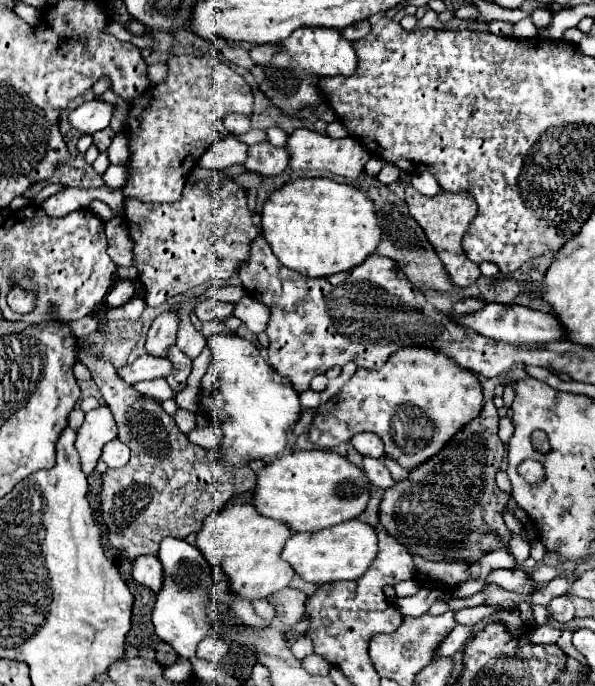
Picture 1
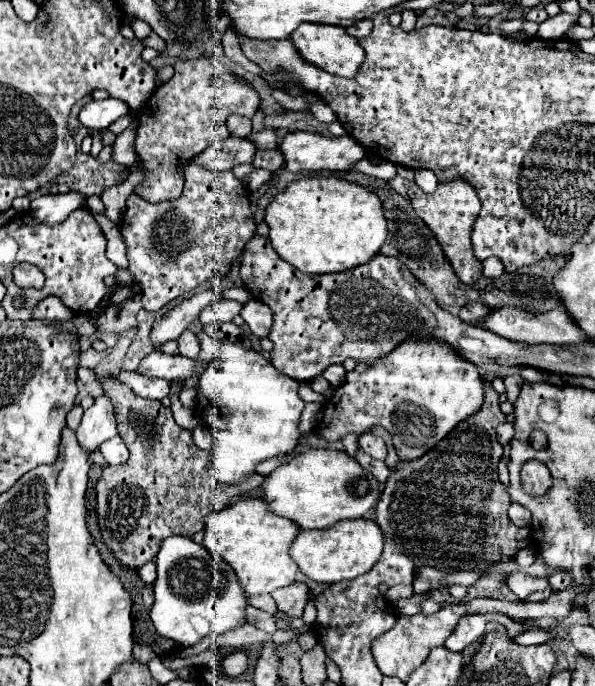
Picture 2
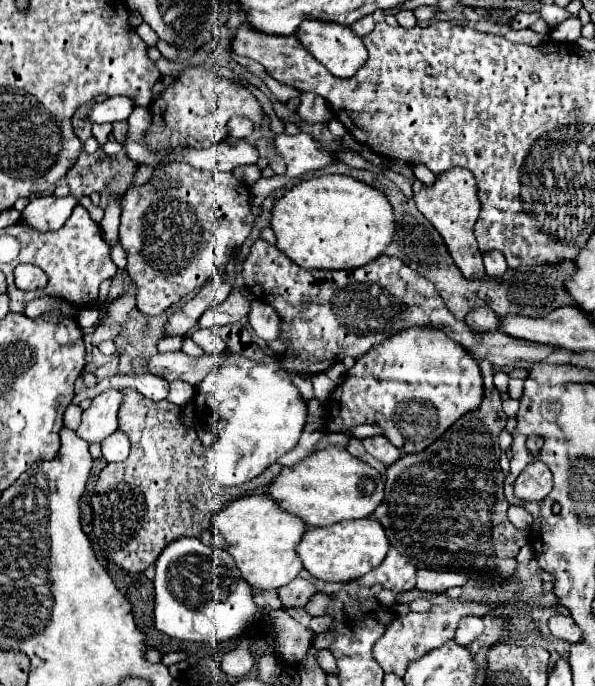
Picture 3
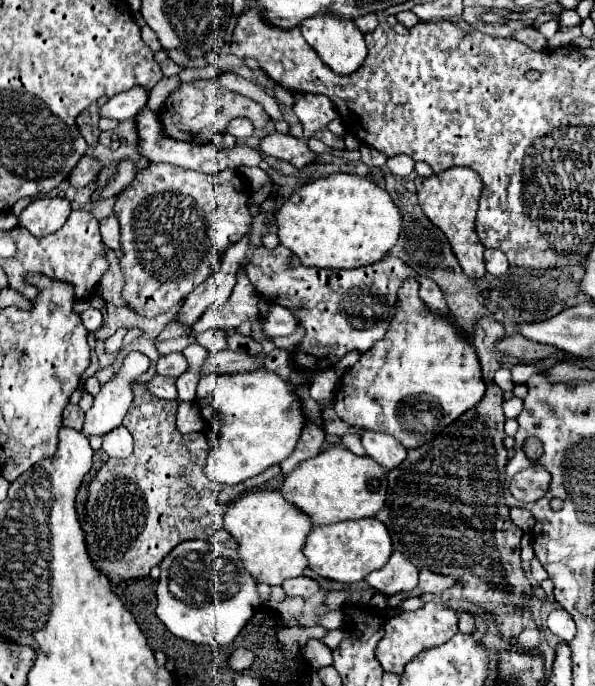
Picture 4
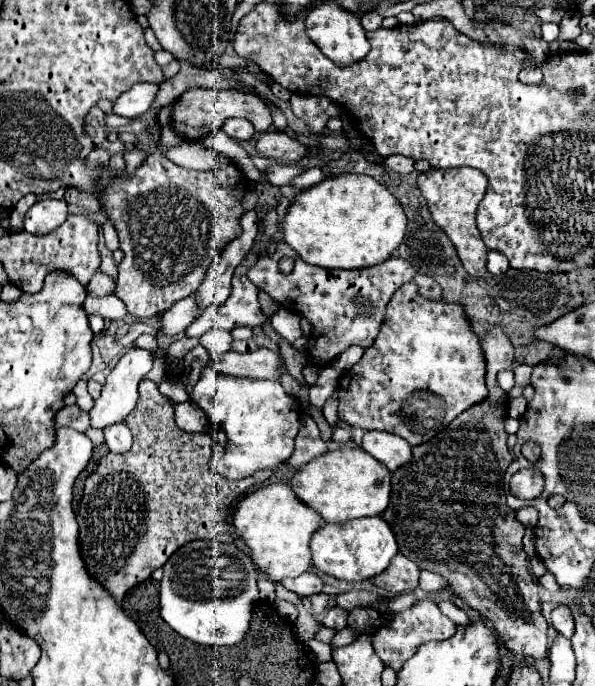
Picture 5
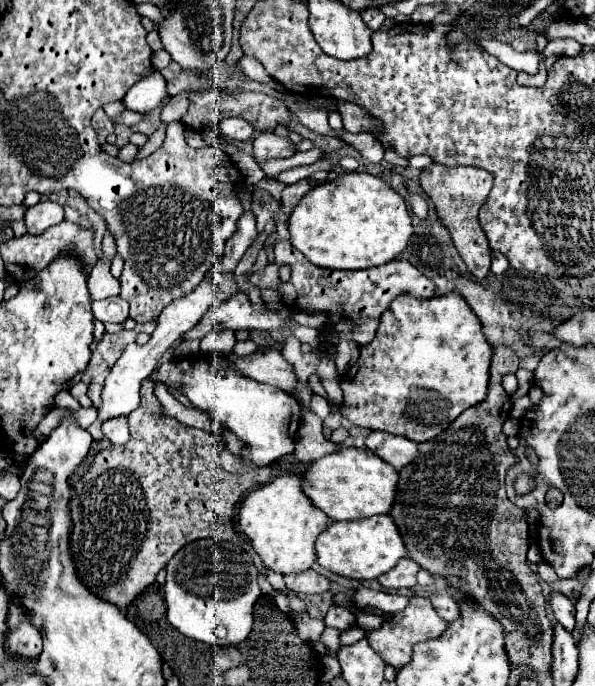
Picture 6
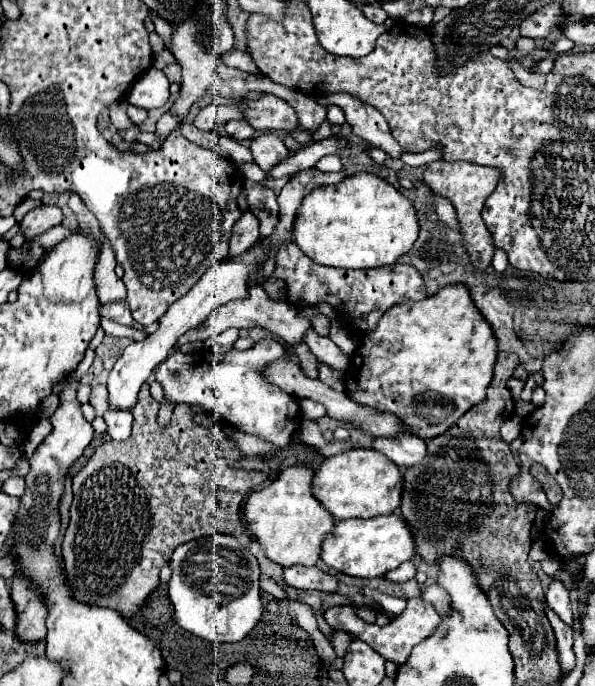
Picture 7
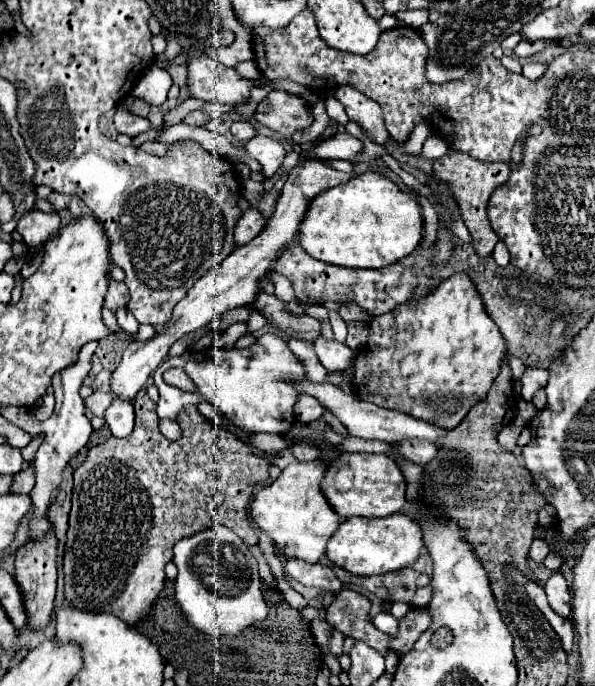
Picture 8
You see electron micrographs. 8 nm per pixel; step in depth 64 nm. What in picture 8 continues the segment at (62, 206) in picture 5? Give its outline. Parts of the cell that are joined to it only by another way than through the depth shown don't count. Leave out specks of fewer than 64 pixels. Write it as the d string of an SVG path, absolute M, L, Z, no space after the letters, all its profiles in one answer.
M32 210L24 214L16 224L16 232L24 238L28 246L44 244L54 232L58 232L58 228L60 228L60 216L44 214L40 210Z

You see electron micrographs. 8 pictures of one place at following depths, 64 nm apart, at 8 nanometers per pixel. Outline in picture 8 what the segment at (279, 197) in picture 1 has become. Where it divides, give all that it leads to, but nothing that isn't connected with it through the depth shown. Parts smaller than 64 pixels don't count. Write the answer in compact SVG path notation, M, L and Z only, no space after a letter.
M366 172L366 174L354 176L346 184L340 184L332 190L318 194L310 202L310 208L300 226L298 240L300 240L300 246L310 256L328 264L348 266L348 268L384 268L412 254L422 240L422 232L424 232L424 218L420 214L418 202L410 194L402 192L390 178L378 172Z

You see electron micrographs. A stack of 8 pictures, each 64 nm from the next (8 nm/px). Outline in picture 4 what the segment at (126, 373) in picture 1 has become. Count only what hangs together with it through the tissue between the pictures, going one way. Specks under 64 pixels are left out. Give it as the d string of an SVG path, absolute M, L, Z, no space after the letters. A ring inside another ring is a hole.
M222 350L210 354L206 364L202 366L202 376L216 372L216 374L232 374L232 372L254 372L256 368L264 368L266 354L244 354L234 350ZM166 354L166 356L160 356L158 364L156 364L156 370L158 374L162 376L172 376L172 378L178 378L182 372L186 372L188 368L188 362L182 354Z

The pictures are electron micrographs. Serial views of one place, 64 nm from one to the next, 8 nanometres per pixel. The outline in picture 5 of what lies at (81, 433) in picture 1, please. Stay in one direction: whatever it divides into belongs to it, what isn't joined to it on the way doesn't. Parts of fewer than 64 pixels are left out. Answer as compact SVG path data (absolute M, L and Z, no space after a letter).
M130 348L114 366L114 370L108 374L106 384L102 388L100 398L94 402L94 408L90 410L92 416L92 426L94 428L106 428L110 424L122 422L138 402L138 384L140 380L152 370L154 364L154 350L144 350L144 348Z

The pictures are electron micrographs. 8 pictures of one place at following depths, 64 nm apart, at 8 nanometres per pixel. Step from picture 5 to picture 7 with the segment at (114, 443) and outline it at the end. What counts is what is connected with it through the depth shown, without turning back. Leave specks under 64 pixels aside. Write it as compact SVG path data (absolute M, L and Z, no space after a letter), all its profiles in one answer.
M108 408L104 412L104 420L108 424L108 434L112 436L112 440L126 440L132 432L132 412L130 410L116 410L116 408Z

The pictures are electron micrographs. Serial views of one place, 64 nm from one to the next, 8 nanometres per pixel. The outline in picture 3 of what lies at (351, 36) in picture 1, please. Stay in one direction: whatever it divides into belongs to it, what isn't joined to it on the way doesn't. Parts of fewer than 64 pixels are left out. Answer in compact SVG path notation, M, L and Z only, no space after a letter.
M364 16L364 20L356 20L356 24L350 24L350 28L358 34L358 36L366 36L372 32L374 28L374 18L372 16Z

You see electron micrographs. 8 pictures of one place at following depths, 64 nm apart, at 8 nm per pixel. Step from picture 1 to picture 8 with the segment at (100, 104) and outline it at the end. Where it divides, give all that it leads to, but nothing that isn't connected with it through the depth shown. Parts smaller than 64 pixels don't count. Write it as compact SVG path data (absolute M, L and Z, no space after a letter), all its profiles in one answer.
M152 64L144 70L142 78L138 80L138 84L132 90L132 96L134 98L144 98L148 104L158 106L166 100L166 94L168 94L172 84L174 82L172 82L170 74L164 68L158 68L158 66Z

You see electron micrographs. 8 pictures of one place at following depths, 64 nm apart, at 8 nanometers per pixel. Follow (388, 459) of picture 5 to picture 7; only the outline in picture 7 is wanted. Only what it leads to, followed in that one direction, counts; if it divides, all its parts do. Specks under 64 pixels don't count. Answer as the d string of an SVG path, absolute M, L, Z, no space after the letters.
M410 434L396 436L396 438L376 438L372 442L372 448L382 452L400 468L418 464L420 460L424 460L424 456L428 456L426 440L420 436L410 436Z

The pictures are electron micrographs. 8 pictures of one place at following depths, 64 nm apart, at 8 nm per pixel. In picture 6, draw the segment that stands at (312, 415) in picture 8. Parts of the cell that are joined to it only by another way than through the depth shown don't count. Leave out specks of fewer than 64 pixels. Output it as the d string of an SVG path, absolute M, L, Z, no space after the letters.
M312 396L312 402L310 402L310 410L320 416L320 418L326 418L330 414L330 406L328 406L328 401L322 396Z

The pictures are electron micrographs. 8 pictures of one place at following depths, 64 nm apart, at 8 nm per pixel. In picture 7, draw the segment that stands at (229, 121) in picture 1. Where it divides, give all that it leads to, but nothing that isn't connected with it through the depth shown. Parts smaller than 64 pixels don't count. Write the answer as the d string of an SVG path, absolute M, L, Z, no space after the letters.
M230 120L226 124L226 134L232 136L234 140L238 140L238 142L244 142L244 140L254 138L256 130L246 120Z

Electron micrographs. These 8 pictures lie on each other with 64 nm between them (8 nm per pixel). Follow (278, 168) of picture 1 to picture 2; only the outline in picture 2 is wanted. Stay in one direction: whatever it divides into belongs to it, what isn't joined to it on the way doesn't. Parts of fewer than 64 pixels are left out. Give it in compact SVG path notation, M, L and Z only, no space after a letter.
M256 150L254 166L256 168L266 168L266 170L278 170L284 164L284 158L280 150Z

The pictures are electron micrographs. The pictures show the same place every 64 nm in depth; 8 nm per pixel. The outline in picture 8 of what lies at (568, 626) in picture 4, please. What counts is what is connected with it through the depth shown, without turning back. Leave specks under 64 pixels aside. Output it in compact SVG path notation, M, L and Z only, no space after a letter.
M554 572L548 582L544 584L544 590L546 590L546 596L548 596L548 602L552 606L554 612L558 612L560 616L570 616L572 608L570 608L570 588L568 588L568 582L564 578L562 572Z

